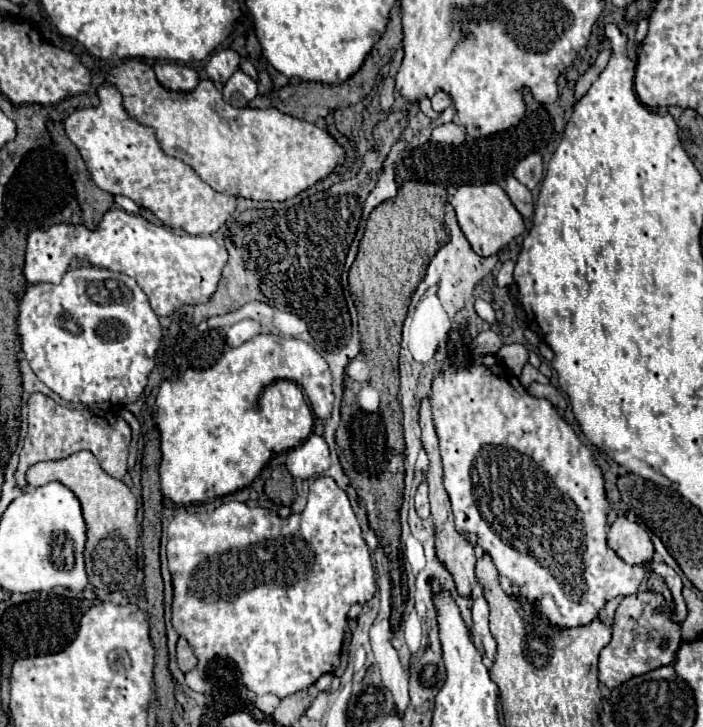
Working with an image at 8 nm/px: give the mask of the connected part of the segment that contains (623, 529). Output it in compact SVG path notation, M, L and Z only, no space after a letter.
M618 516L610 526L608 546L628 564L644 564L654 554L649 531L626 516Z

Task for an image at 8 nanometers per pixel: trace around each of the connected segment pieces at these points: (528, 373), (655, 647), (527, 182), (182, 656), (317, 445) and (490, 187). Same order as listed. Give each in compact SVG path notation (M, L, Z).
M526 364L526 366L524 366L524 370L522 370L522 376L520 376L522 386L524 386L524 388L528 388L528 384L530 384L530 382L534 382L534 380L538 380L538 378L544 378L544 376L540 374L540 370L538 370L538 368L534 368L532 364Z
M636 592L622 598L612 624L612 640L602 650L598 664L598 680L604 682L606 688L614 690L628 678L676 662L676 650L682 646L682 624L670 618L672 612L676 612L676 604L664 602L664 598L654 592Z
M530 154L526 156L516 168L514 168L514 178L520 180L528 190L534 190L544 176L544 164L540 154Z
M186 638L178 640L178 666L182 672L188 672L196 666L196 654L192 654L192 648L188 646Z
M310 434L308 440L288 452L286 468L294 480L308 480L312 476L320 476L330 466L328 444L322 436Z
M498 184L460 186L452 196L452 204L462 232L466 234L472 250L480 256L498 254L504 246L508 246L514 238L522 236L526 230L522 214L512 206L508 194Z

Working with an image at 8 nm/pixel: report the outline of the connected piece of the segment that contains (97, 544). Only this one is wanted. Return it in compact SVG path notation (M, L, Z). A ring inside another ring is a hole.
M78 452L58 462L38 462L28 468L26 480L30 486L44 486L48 482L62 482L70 488L82 504L82 514L88 526L88 542L86 542L86 572L88 580L94 588L100 590L132 590L136 584L136 546L138 546L138 524L136 510L138 502L132 490L108 476L96 456L92 452Z

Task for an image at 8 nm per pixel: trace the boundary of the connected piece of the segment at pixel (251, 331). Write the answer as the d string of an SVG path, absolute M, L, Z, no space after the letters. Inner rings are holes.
M242 320L242 322L238 322L238 324L234 324L230 328L230 332L226 334L226 340L228 340L230 346L240 346L240 344L252 340L254 336L258 336L260 332L262 332L260 322L256 322L256 320Z

